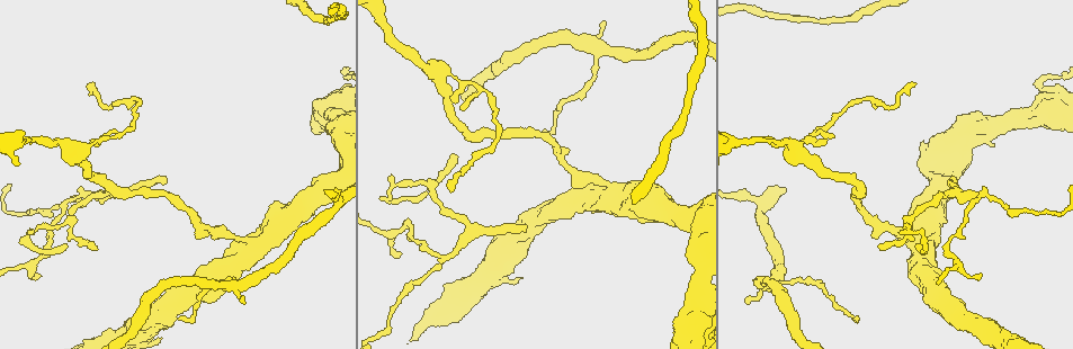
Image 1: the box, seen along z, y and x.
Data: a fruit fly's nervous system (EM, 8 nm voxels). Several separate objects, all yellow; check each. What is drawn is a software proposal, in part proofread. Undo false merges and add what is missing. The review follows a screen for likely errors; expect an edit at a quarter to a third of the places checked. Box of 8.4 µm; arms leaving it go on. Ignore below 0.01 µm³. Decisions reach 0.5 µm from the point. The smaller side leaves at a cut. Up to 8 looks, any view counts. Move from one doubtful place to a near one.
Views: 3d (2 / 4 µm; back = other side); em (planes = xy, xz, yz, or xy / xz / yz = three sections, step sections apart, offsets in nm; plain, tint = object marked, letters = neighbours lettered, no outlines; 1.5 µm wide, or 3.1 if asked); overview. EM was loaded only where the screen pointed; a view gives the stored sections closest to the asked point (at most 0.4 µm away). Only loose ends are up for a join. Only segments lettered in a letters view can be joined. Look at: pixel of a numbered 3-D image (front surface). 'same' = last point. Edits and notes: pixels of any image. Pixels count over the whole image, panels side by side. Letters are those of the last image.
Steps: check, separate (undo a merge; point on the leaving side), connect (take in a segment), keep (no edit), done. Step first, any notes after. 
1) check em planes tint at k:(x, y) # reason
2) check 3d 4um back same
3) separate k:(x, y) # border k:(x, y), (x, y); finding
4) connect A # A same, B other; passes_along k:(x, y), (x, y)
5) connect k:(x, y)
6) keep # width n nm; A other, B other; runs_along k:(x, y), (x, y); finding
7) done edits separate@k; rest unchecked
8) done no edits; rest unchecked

check 3d 2um at 1:(881, 250) # free end

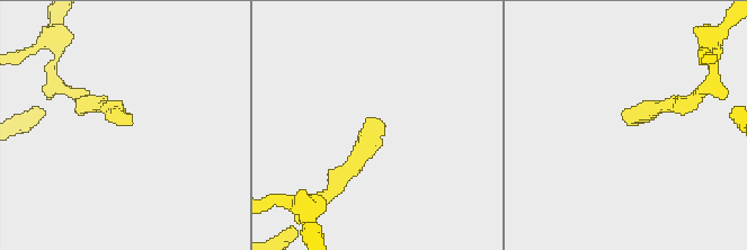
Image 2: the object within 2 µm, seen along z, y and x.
check em planes plain at 2:(379, 125)

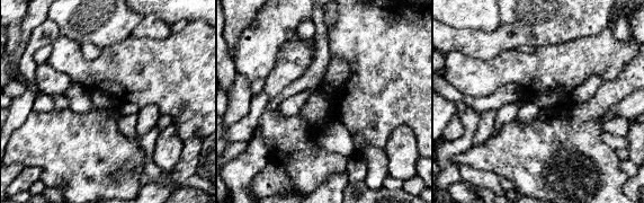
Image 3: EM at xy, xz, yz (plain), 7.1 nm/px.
check em planes letters same

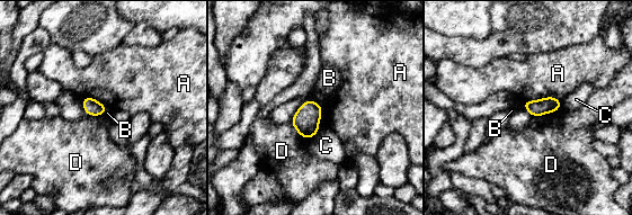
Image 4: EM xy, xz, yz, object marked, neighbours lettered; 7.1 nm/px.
keep # longest_contact A 280 nm; A other, B other, C other, D other; border 4:(316, 100), (322, 107); none of them fits

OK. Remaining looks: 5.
check 3d 4um at 1:(164, 179) # an open end

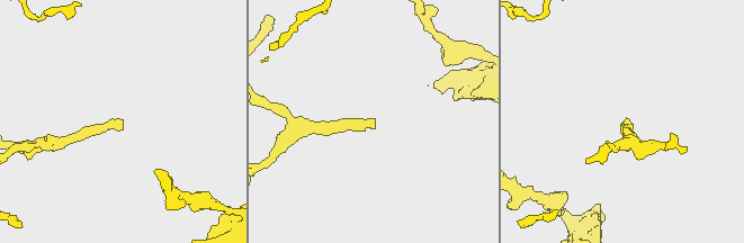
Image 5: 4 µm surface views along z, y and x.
check em xy step 4 letters at 5:(375, 118)

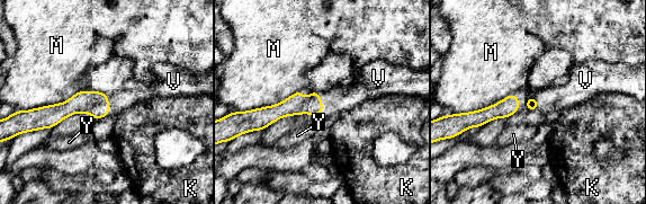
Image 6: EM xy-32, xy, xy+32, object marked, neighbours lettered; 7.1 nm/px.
connect V # K other, M other, V same, Y other; it goes on there

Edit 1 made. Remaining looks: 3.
check overview

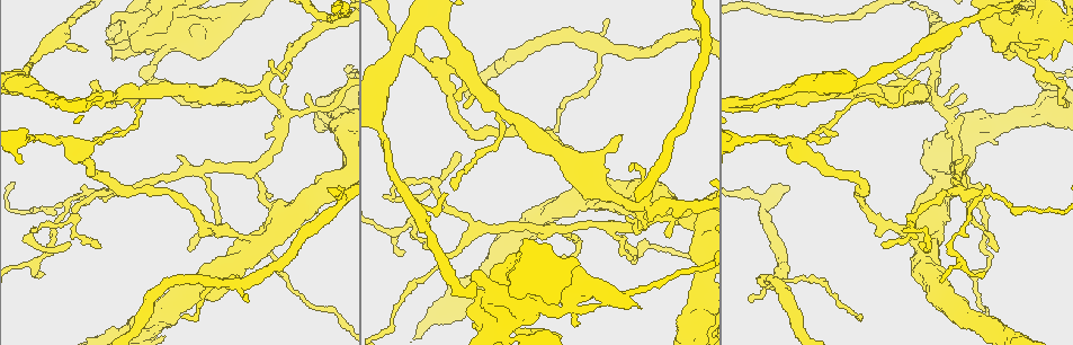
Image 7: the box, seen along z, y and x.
check em planes letters at 7:(575, 325) # free end

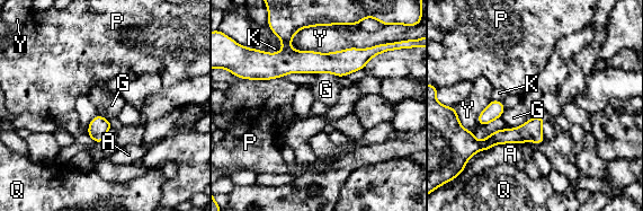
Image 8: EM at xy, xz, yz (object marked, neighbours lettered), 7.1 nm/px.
keep # A other, G other, K other, P other, Q other, Y other; runs_along 8:(541, 120), (519, 135), (476, 146); none of them fits

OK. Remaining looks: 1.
done edits connect@6; rest unchecked

